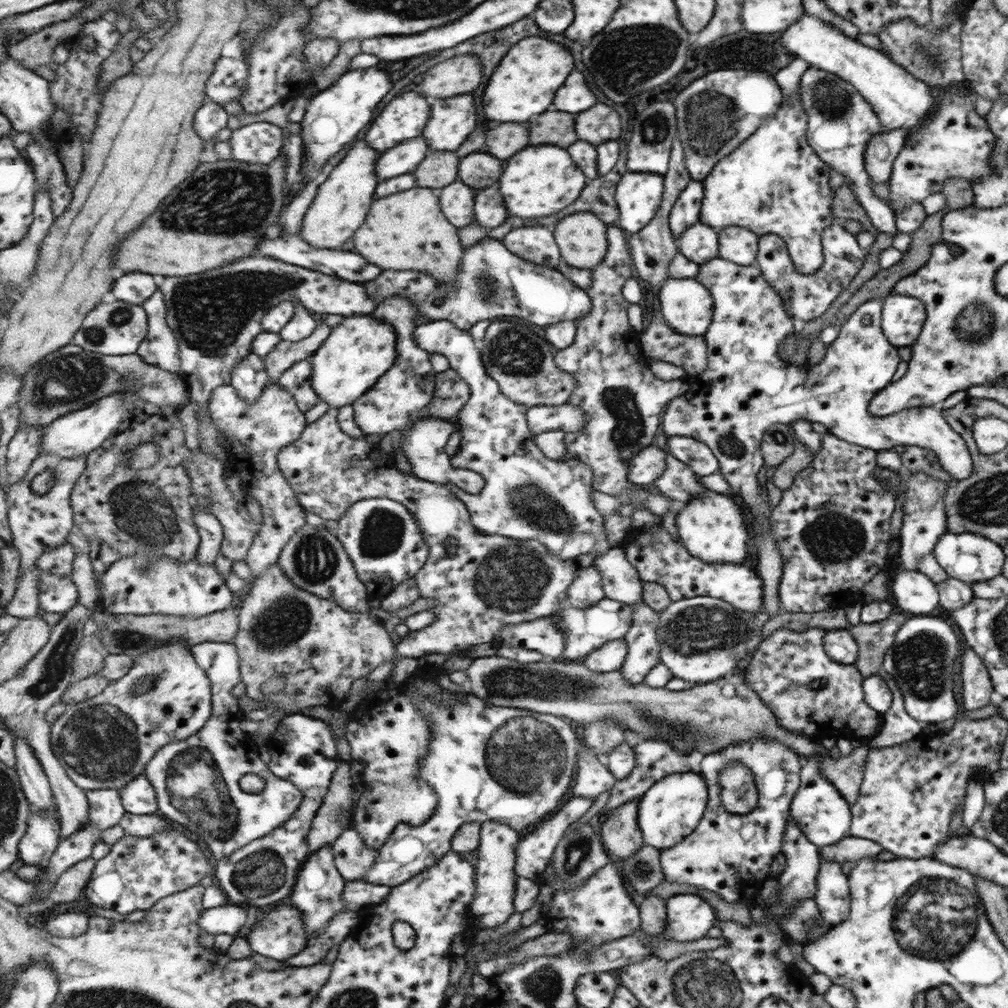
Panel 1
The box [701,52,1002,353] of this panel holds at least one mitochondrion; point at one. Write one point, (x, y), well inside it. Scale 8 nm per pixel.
(974, 324)

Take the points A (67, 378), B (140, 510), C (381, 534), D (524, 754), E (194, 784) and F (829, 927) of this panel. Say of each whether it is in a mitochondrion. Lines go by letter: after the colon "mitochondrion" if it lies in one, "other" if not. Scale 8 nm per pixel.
A: mitochondrion
B: mitochondrion
C: mitochondrion
D: mitochondrion
E: mitochondrion
F: other

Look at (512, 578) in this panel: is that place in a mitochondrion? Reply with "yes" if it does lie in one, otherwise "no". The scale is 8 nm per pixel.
yes

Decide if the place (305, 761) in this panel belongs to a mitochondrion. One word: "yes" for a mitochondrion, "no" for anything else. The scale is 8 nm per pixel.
no

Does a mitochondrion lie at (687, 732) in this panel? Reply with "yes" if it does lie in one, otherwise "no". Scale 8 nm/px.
yes

